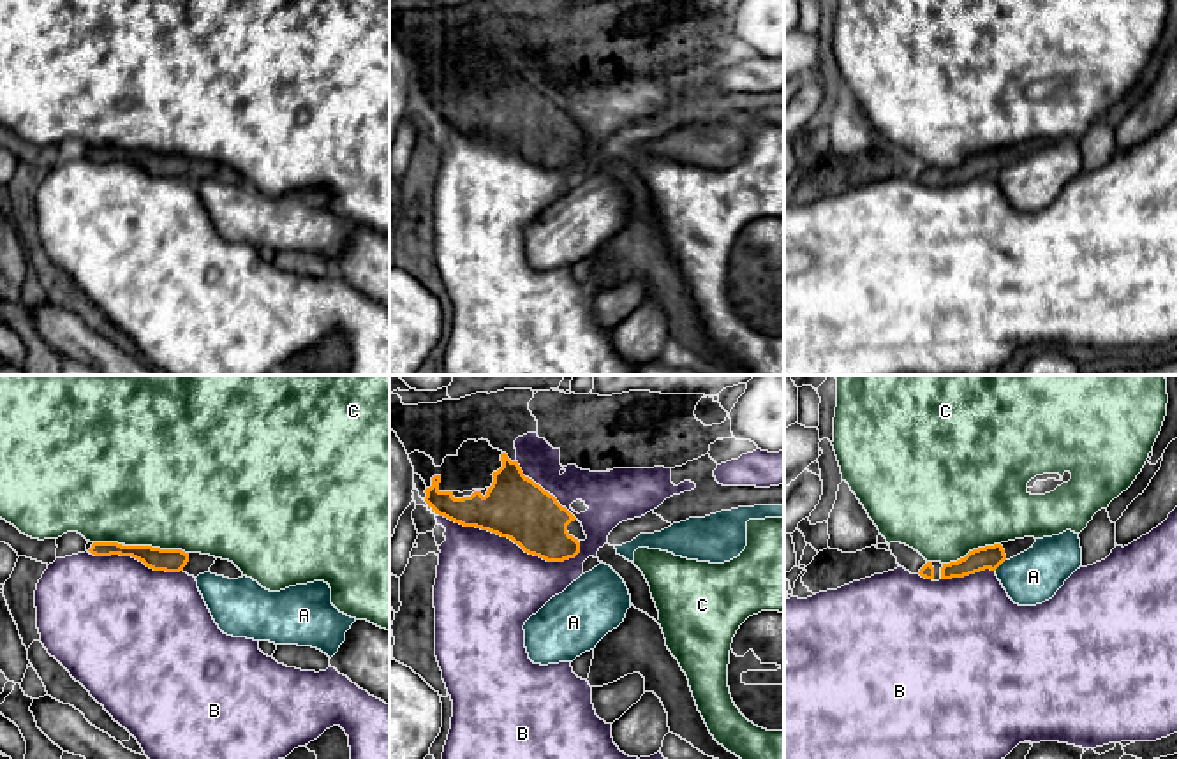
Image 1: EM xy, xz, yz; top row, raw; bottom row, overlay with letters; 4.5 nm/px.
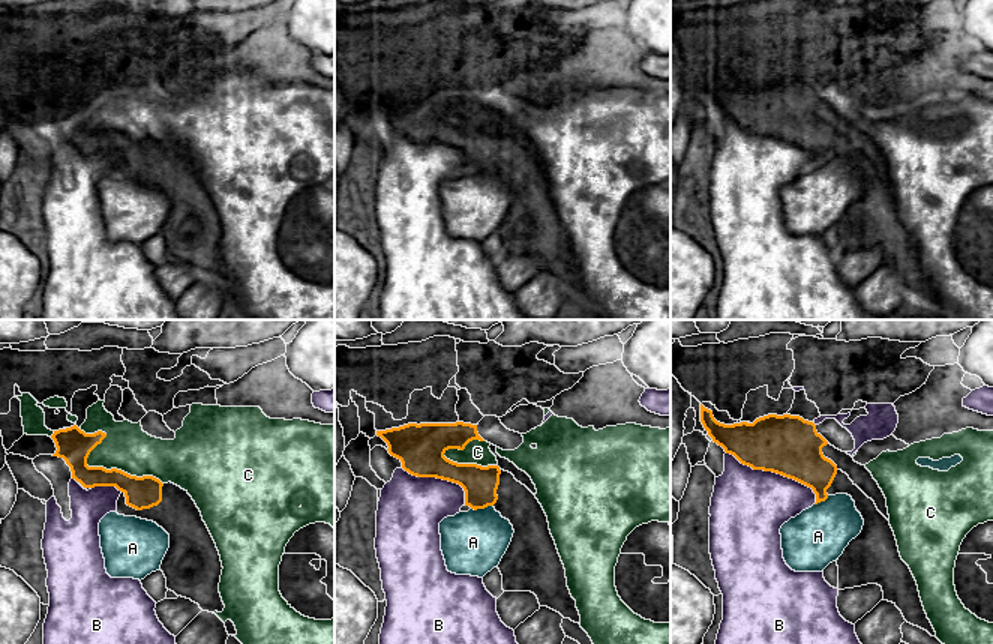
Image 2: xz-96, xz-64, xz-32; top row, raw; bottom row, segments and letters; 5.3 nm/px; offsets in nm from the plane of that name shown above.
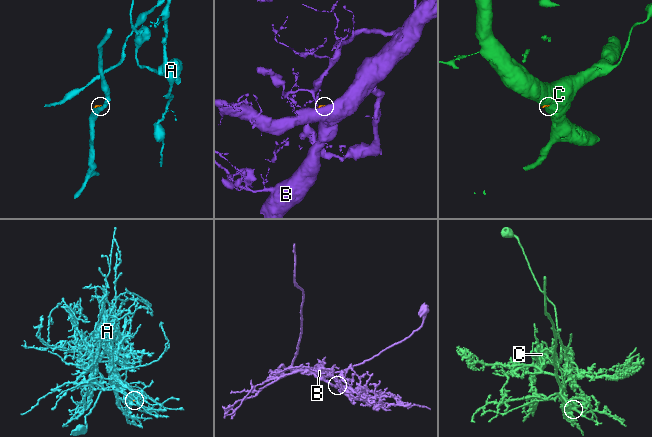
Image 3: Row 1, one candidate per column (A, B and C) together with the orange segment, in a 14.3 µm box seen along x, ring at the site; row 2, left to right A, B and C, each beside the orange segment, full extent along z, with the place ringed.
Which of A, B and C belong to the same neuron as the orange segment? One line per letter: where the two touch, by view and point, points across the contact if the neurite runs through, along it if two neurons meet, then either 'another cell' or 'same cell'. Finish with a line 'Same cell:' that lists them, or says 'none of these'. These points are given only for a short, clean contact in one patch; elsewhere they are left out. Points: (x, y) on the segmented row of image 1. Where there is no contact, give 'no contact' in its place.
A: meets orange in yz at (1000, 564); border along yz (1005, 559), (994, 569); another cell
B: meets orange in xz at (510, 537); another cell
C: meets orange in xy at (157, 548); another cell
Same cell: none of these

